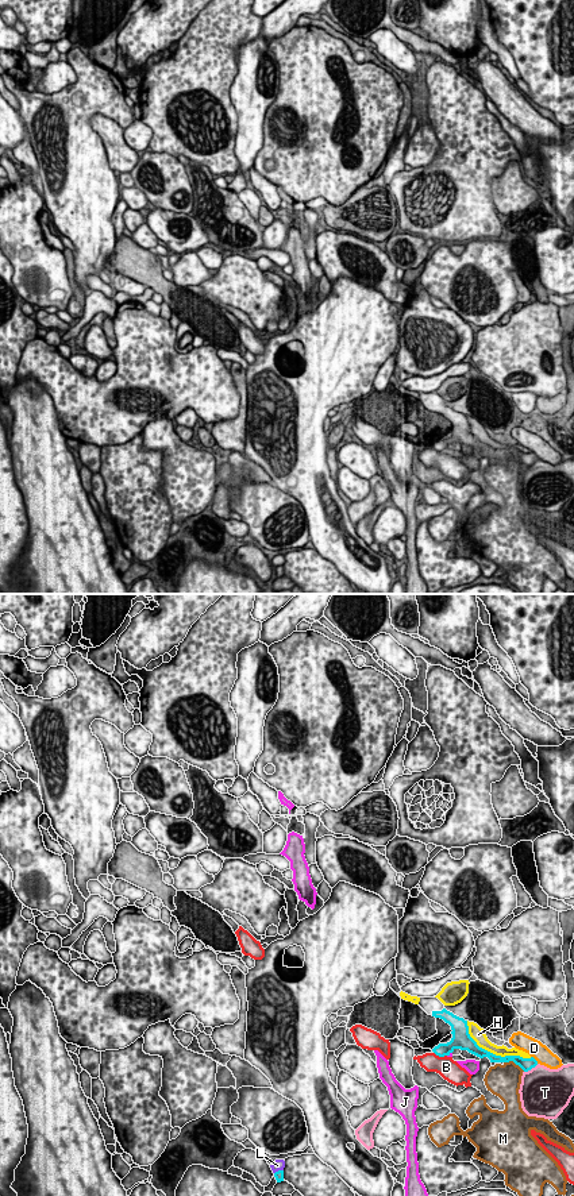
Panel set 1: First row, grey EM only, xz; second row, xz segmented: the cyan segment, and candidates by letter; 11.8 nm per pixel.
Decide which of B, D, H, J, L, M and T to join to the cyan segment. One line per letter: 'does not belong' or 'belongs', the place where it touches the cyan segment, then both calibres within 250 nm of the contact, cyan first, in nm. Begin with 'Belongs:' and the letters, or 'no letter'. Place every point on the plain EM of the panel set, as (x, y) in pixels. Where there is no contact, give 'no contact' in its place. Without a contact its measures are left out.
Belongs: no letter
B: does not belong; meets cyan in xz at (440, 451); 160 nm thick on the cyan side, 240 nm on the other
D: does not belong; meets cyan in xz at (535, 455); 160 nm thick on the cyan side, 200 nm on the other
H: does not belong; meets cyan in xz at (492, 448); 140 nm thick on the cyan side, 160 nm on the other
J: does not belong; meets cyan in xz at (449, 450); 220 nm thick on the cyan side, 30 nm on the other
L: does not belong; meets cyan in xz at (278, 566); 100 nm thick on the cyan side, 130 nm on the other
M: does not belong; meets cyan in xz at (515, 458); 160 nm thick on the cyan side, 380 nm on the other
T: does not belong; meets cyan in xz at (531, 463); 160 nm thick on the cyan side, 460 nm on the other

